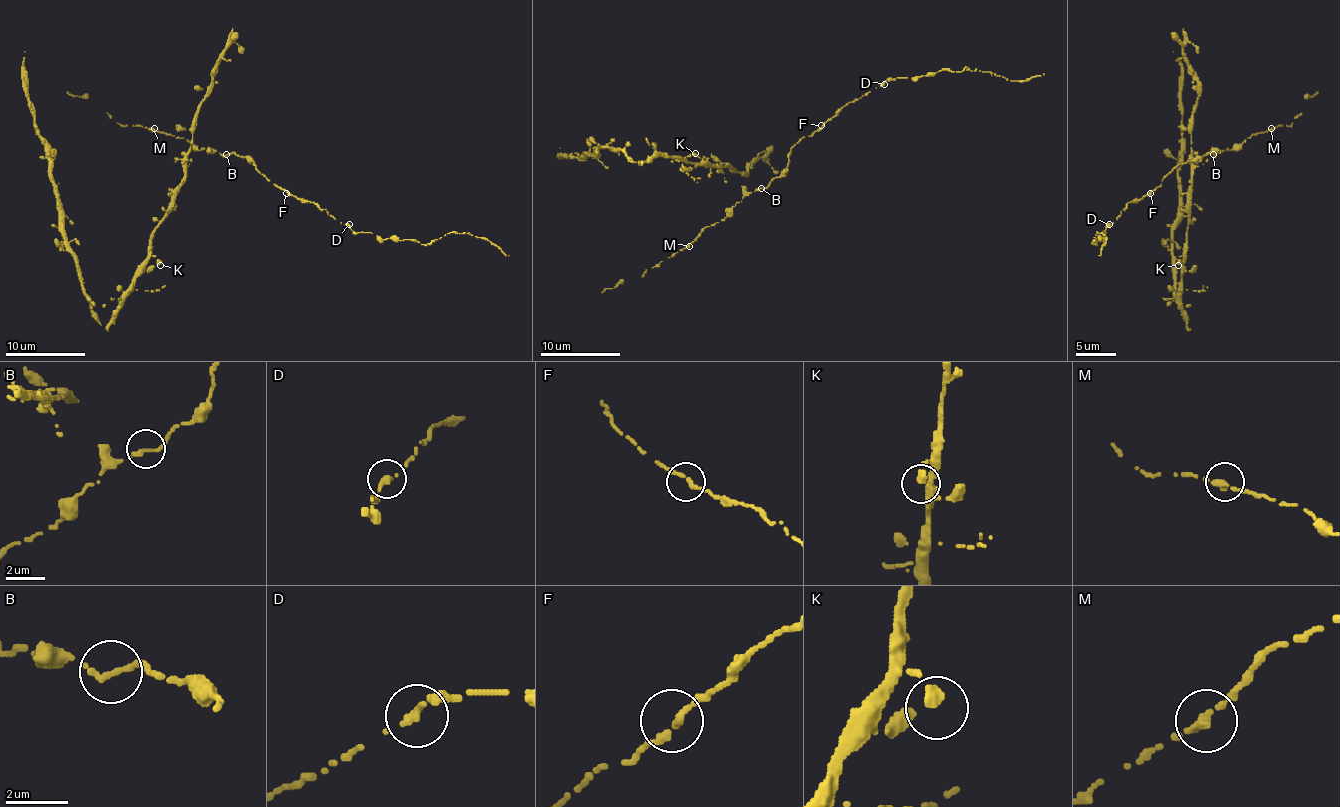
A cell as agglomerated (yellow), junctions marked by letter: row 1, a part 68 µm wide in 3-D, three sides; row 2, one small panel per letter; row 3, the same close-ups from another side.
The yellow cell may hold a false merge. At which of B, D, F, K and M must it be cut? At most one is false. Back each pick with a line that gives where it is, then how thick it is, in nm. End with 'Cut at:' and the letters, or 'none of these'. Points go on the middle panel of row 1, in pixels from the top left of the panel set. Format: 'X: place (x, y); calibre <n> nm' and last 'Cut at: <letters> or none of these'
Cut at: none of these

